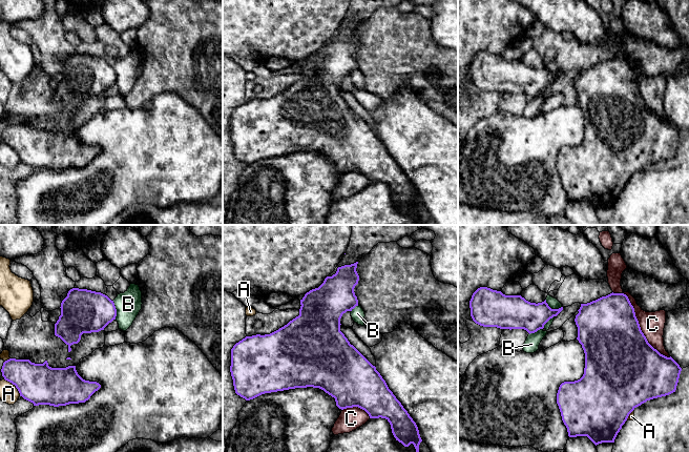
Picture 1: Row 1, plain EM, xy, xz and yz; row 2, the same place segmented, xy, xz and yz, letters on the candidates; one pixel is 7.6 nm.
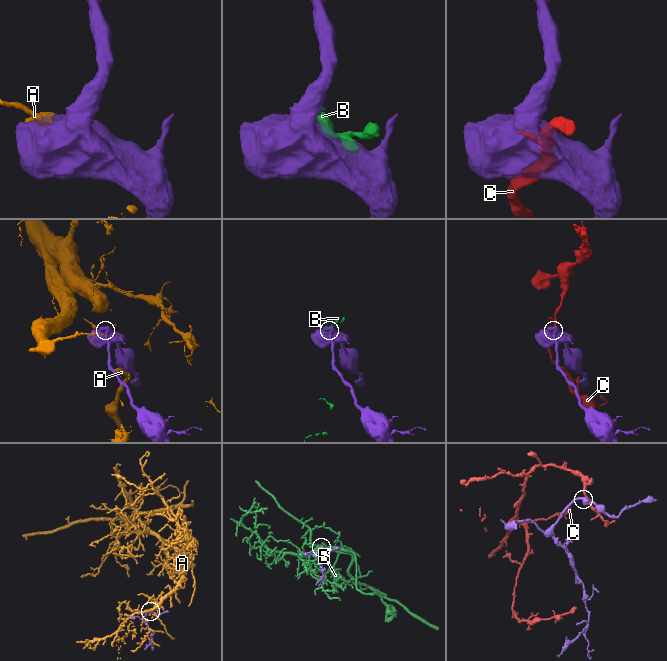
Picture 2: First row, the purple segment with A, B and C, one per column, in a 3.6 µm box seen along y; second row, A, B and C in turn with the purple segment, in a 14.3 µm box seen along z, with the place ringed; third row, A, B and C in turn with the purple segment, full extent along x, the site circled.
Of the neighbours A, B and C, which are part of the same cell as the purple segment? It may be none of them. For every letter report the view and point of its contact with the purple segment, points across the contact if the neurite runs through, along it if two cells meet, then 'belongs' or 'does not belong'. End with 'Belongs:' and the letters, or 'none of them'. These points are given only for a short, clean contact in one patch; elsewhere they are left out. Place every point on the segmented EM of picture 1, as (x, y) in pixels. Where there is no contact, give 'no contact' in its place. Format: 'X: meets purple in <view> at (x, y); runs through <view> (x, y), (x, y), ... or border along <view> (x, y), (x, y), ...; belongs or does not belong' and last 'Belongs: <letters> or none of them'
A: meets purple in xy at (15, 385); does not belong
B: meets purple in yz at (542, 328); border along yz (555, 315), (542, 328), (529, 334); does not belong
C: meets purple in yz at (638, 323); does not belong
Belongs: none of them

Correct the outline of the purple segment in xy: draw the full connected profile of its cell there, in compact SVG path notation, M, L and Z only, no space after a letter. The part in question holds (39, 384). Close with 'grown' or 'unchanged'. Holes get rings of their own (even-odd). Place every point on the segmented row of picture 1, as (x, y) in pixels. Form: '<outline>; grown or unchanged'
M9 358L3 363L2 376L18 389L20 396L34 404L49 405L54 407L66 406L69 404L85 403L101 388L97 382L83 379L77 372L76 366L66 368L51 368L47 361L43 364L35 364L29 359Z; unchanged

